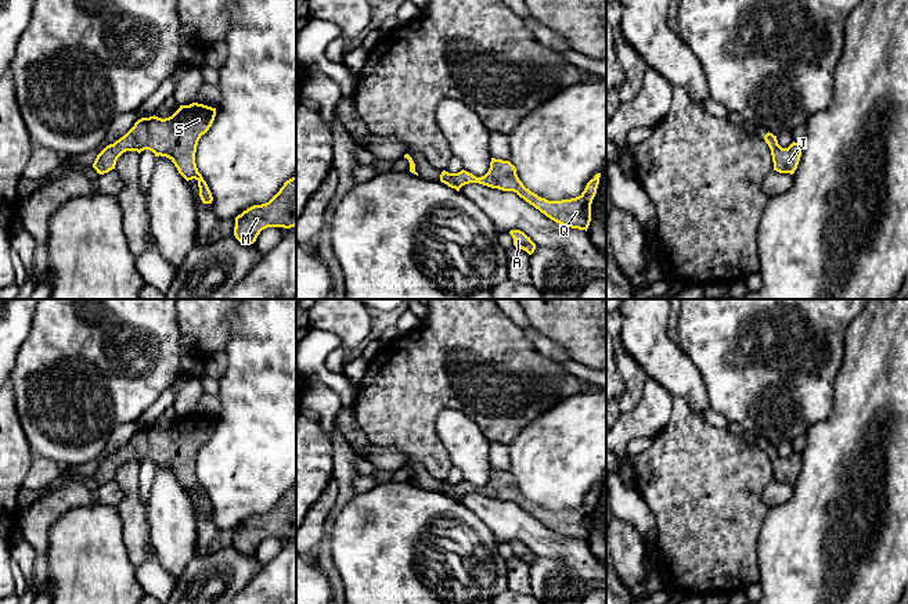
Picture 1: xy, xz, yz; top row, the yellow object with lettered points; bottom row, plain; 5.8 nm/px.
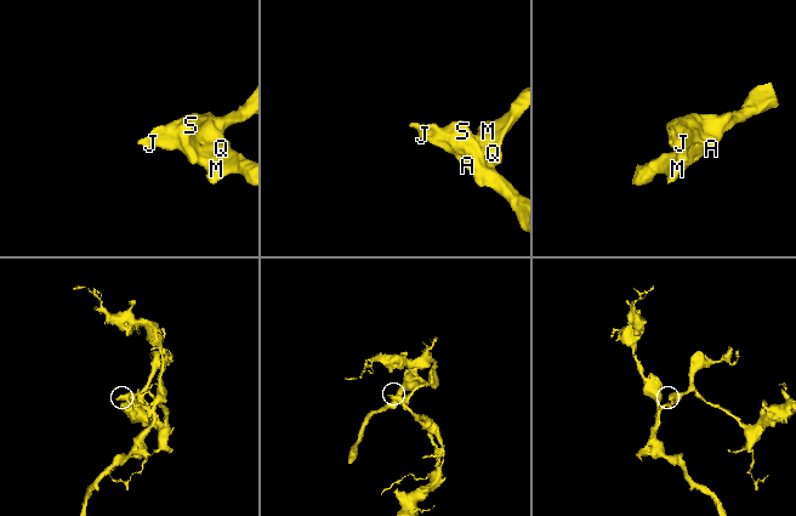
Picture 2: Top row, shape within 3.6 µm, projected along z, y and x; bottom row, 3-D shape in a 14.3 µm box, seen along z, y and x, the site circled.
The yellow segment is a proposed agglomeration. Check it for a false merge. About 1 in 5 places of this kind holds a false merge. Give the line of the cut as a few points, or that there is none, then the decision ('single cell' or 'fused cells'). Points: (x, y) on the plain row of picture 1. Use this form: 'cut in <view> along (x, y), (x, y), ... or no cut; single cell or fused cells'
no cut; single cell

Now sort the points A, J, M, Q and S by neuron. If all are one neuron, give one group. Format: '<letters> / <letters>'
A J M Q S

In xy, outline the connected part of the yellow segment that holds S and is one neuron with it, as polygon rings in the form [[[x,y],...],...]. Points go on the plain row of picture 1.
[[[192,413],[180,416],[169,428],[141,428],[114,454],[107,456],[96,468],[93,478],[104,485],[115,479],[118,468],[126,461],[149,460],[155,467],[169,468],[188,492],[195,489],[203,514],[212,514],[212,503],[195,474],[197,456],[212,436],[216,418]]]

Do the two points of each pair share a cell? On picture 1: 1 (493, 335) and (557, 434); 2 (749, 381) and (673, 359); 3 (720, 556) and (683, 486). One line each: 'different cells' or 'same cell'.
1: different cells
2: different cells
3: same cell

